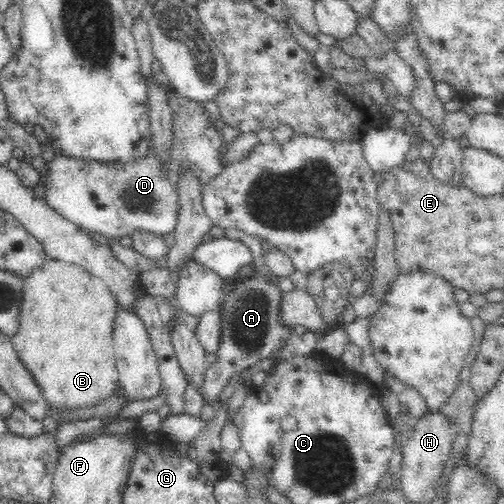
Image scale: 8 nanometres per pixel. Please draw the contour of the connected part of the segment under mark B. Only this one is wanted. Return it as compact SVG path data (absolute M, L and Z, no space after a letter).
M56 258L47 259L22 280L19 329L11 341L20 360L40 385L48 407L72 411L92 407L112 397L119 386L113 341L113 326L119 306L108 285L76 263Z

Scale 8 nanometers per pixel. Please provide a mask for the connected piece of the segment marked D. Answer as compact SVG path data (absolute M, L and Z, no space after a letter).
M175 91L167 92L167 94L172 116L170 116L170 142L168 142L170 146L168 146L166 158L161 158L155 152L153 143L144 156L138 156L136 160L130 160L130 162L82 160L73 156L55 154L52 160L46 162L46 172L38 172L46 189L42 201L84 231L98 232L113 240L119 240L123 236L132 236L134 231L144 231L157 235L173 232L178 218L178 190L180 190L178 189L178 180L181 179L181 174L184 172L192 173L198 179L202 192L204 192L204 188L226 166L225 152L229 149L230 142L227 142L219 122L210 117L203 103L190 100Z

